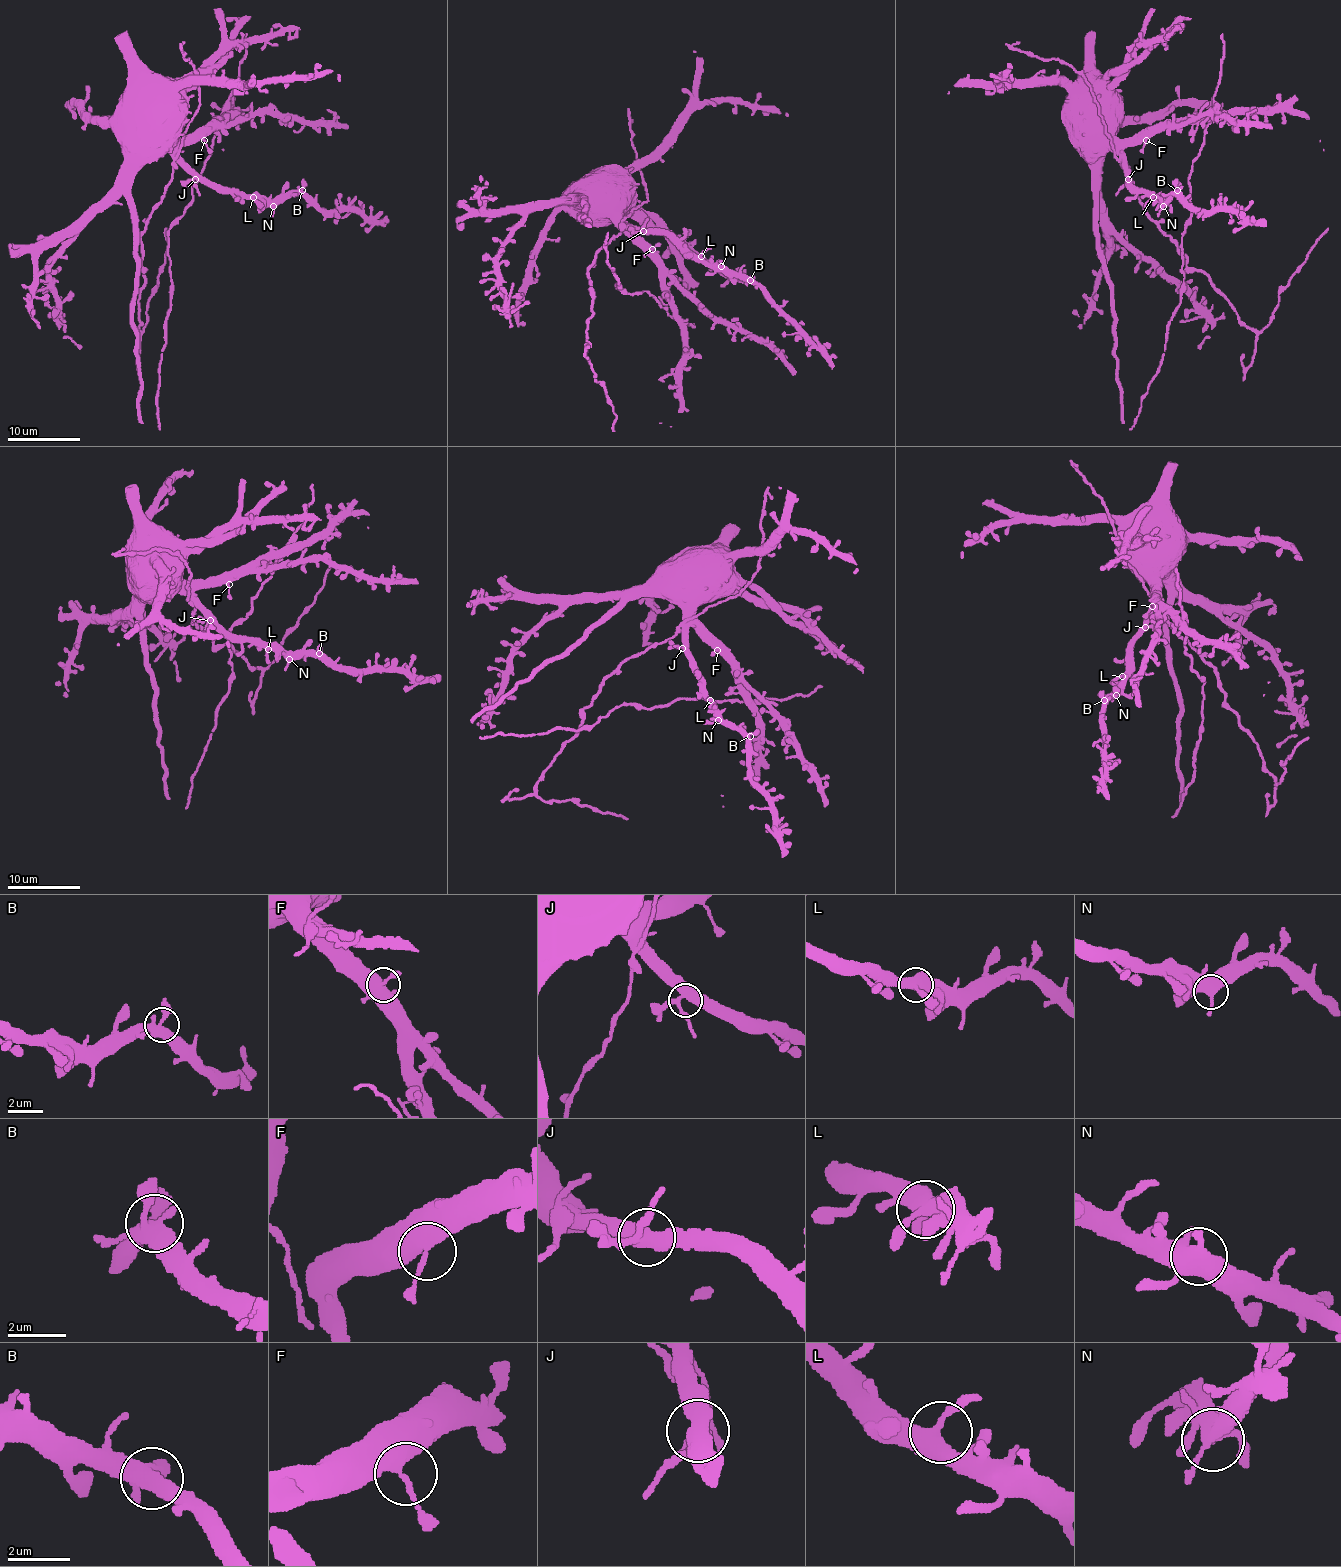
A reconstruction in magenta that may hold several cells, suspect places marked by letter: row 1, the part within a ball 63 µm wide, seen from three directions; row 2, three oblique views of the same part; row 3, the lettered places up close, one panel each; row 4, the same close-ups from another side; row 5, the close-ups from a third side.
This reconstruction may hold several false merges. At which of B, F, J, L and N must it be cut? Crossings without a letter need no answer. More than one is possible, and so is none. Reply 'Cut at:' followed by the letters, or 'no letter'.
Cut at: no letter

